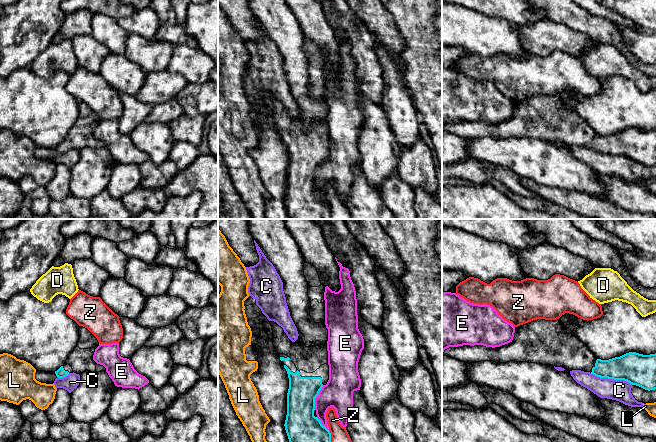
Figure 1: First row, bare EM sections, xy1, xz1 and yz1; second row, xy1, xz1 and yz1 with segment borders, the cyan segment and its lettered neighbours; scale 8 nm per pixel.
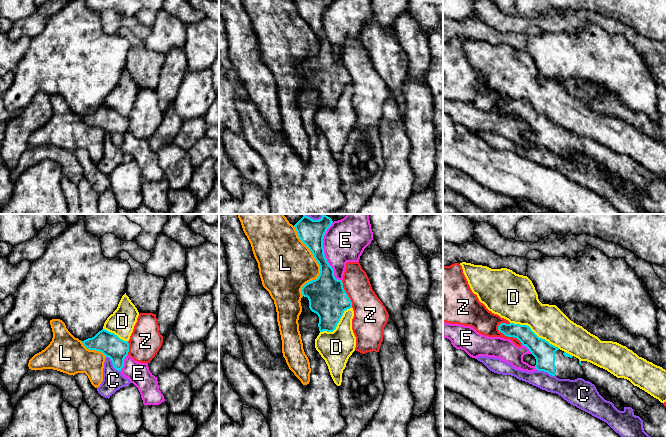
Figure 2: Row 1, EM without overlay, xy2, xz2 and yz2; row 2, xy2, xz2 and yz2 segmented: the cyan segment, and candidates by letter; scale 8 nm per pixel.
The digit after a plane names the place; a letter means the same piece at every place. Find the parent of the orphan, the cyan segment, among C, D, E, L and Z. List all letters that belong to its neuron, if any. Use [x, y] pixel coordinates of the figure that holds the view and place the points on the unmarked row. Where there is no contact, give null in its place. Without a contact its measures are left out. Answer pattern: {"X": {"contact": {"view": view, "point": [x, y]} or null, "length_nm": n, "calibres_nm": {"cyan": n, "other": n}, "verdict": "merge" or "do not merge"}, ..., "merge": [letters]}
{"C": {"contact": {"view": "yz1", "point": [611, 154]}, "length_nm": 360, "calibres_nm": {"cyan": 260, "other": 170}, "verdict": "do not merge"}, "D": {"contact": {"view": "yz2", "point": [534, 109]}, "length_nm": 460, "calibres_nm": {"cyan": 170, "other": 300}, "verdict": "do not merge"}, "E": {"contact": {"view": "xz2", "point": [324, 30]}, "length_nm": 460, "calibres_nm": {"cyan": 190, "other": 320}, "verdict": "do not merge"}, "L": {"contact": {"view": "xz2", "point": [318, 39]}, "length_nm": 550, "calibres_nm": {"cyan": 280, "other": 420}, "verdict": "do not merge"}, "Z": {"contact": {"view": "yz2", "point": [508, 112]}, "length_nm": 260, "calibres_nm": {"cyan": 150, "other": 200}, "verdict": "do not merge"}, "merge": []}

